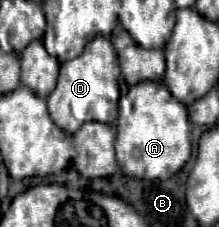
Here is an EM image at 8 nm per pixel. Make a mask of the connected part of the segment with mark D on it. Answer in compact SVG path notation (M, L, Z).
M97 35L95 39L91 39L83 53L71 61L61 63L61 73L57 79L57 87L55 91L47 97L47 107L49 107L49 115L53 119L53 123L63 129L65 133L75 133L85 121L99 121L99 123L115 123L117 121L117 101L120 98L119 85L119 63L117 63L117 53L111 45L111 41L103 35Z

